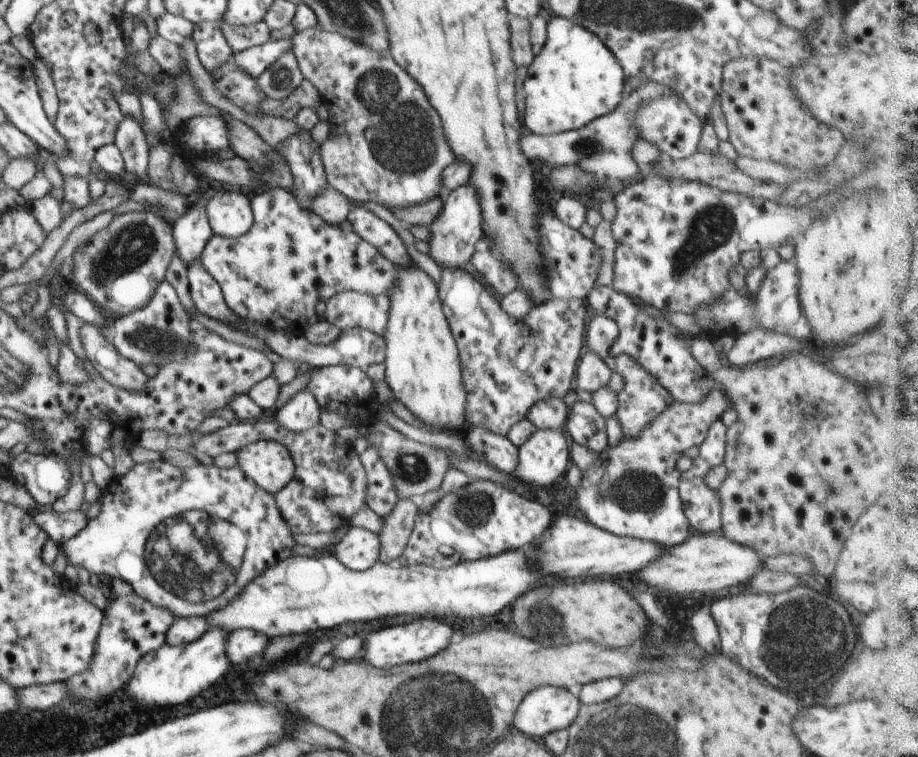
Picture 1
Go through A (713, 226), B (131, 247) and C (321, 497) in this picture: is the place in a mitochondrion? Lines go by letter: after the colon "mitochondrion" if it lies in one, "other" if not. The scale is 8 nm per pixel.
A: mitochondrion
B: mitochondrion
C: mitochondrion

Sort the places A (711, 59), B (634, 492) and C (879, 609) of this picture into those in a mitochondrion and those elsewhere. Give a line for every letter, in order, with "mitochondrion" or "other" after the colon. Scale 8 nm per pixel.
A: other
B: mitochondrion
C: other

